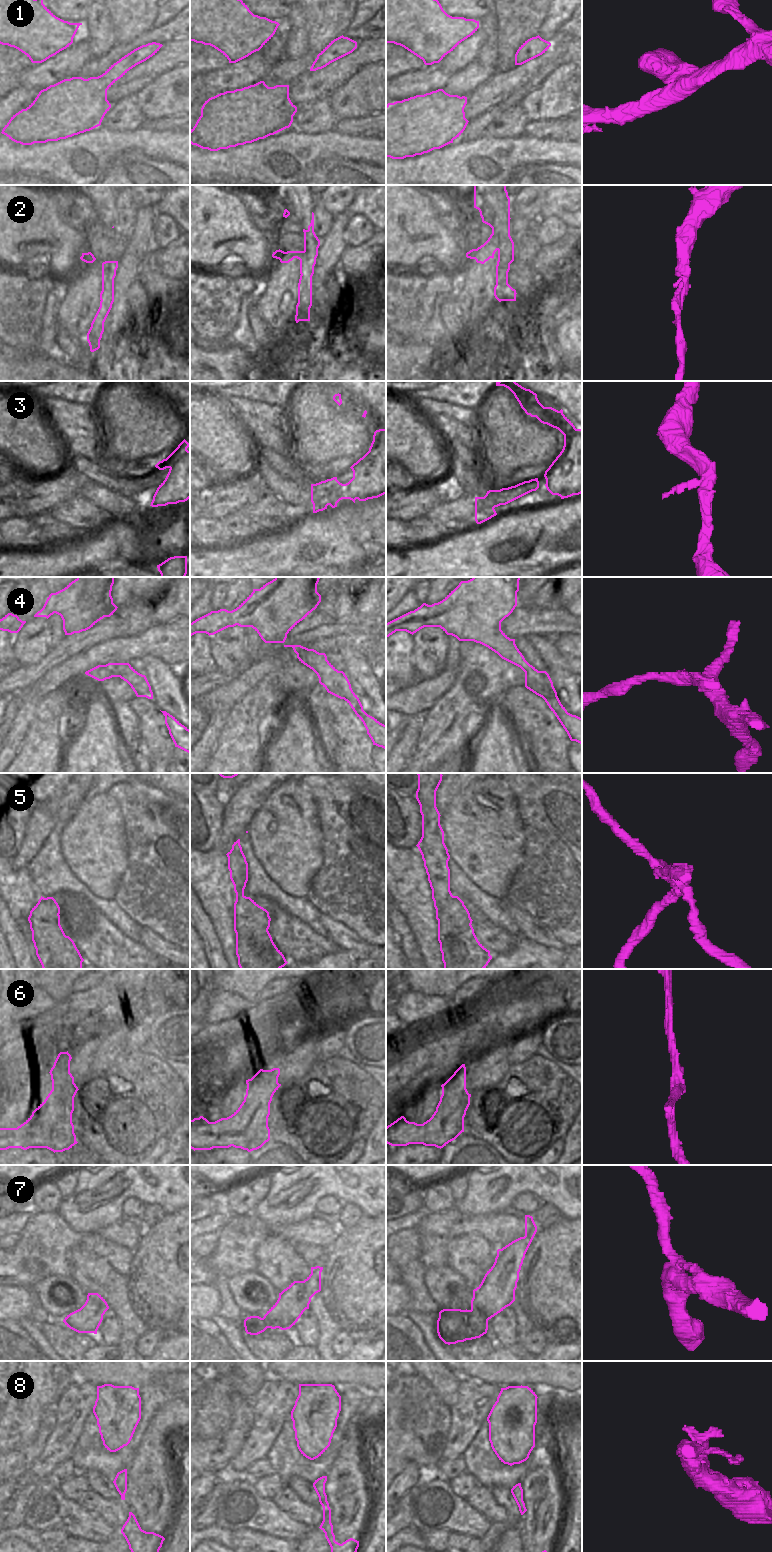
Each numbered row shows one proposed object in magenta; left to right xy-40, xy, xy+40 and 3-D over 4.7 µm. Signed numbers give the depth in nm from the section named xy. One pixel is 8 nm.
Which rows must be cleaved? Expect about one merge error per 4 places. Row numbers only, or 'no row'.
2, 4, 5, 6, 8.

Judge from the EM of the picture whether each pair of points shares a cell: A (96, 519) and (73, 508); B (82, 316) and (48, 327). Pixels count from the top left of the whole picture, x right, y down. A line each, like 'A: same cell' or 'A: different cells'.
A: same cell
B: different cells

